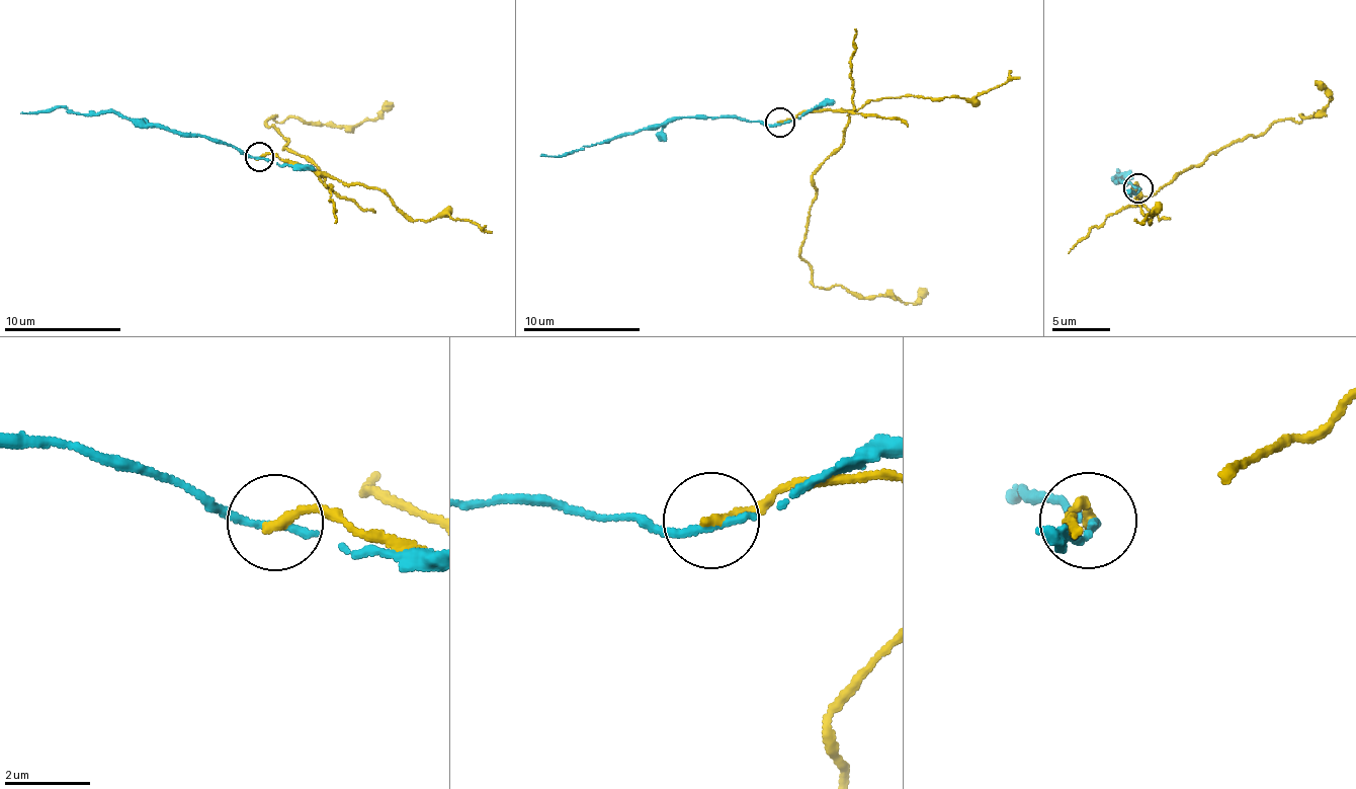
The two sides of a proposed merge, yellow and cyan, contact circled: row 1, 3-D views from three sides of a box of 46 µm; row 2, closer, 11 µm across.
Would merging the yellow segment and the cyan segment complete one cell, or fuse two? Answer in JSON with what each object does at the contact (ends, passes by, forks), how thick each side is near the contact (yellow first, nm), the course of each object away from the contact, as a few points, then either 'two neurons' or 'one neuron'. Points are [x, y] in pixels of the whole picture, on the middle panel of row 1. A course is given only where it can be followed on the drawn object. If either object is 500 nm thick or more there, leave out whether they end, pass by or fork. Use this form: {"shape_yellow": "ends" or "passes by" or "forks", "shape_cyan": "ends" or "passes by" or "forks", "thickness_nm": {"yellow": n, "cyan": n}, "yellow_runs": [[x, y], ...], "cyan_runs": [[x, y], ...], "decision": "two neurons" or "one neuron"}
{"shape_yellow": "ends", "shape_cyan": "ends", "thickness_nm": {"yellow": 240, "cyan": 200}, "yellow_runs": [[779, 122], [821, 110], [849, 117], [843, 143], [813, 177], [799, 255], [812, 284], [914, 302], [925, 288]], "cyan_runs": [[779, 124], [762, 124], [737, 116], [680, 115], [597, 142], [578, 152], [539, 155]], "decision": "two neurons"}

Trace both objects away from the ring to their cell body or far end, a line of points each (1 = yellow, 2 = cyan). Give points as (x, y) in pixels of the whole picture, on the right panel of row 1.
1: (1136, 189), (1148, 194), (1170, 184), (1250, 135), (1266, 133), (1277, 120), (1317, 114), (1330, 97), (1316, 80)
2: (1139, 189), (1123, 181), (1112, 181), (1118, 171), (1121, 179), (1126, 173), (1124, 186)

